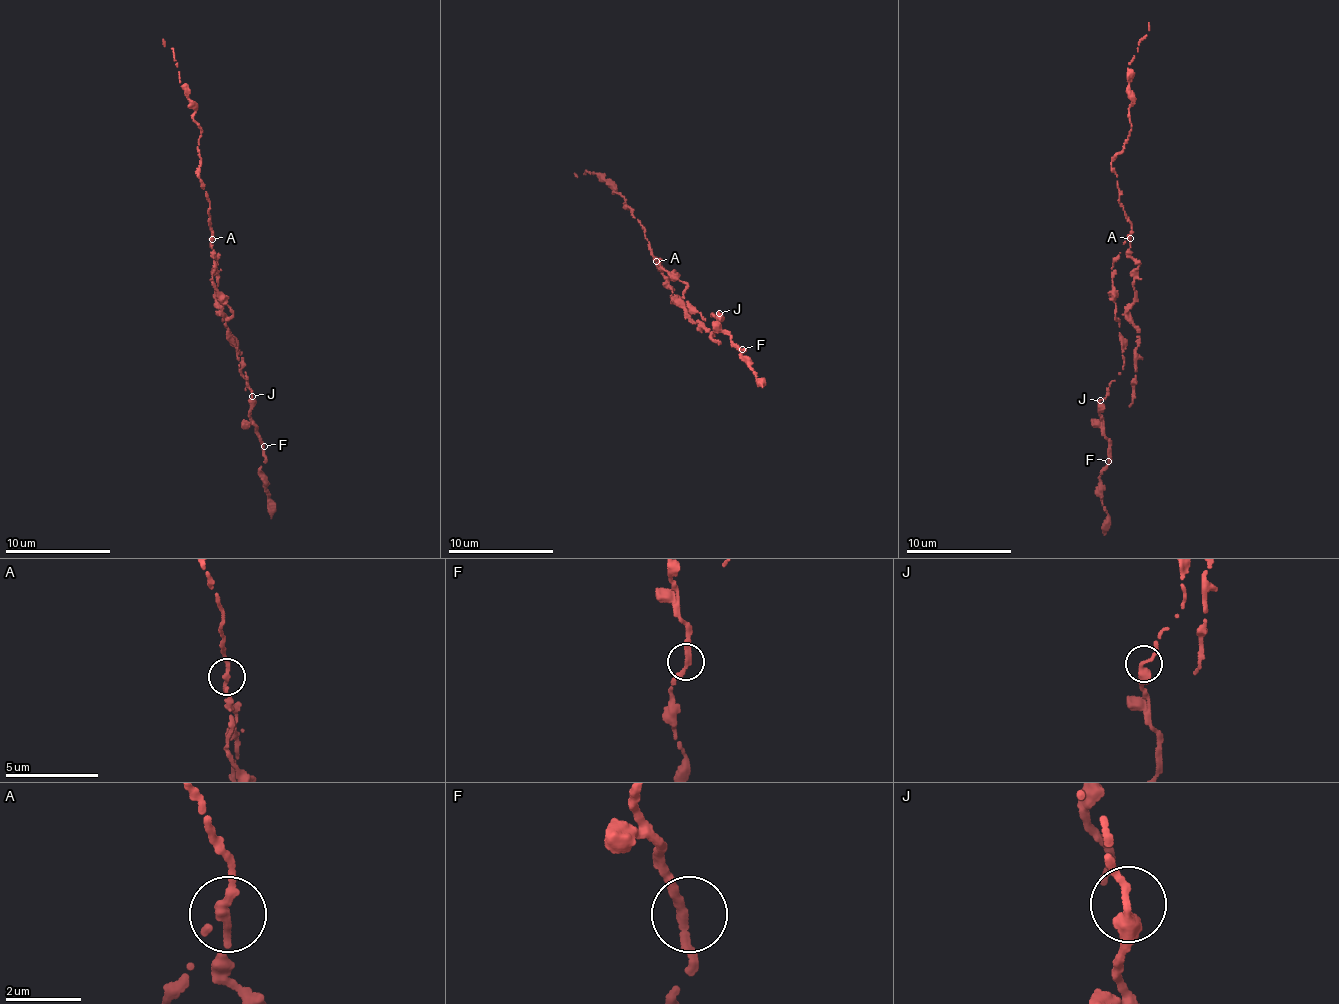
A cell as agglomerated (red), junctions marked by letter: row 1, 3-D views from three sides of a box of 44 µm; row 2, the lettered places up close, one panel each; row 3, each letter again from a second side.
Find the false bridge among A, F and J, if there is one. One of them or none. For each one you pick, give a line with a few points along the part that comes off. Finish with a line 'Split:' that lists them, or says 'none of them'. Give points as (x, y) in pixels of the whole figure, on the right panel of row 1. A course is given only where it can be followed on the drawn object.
A: foreign part runs (1131, 238), (1128, 256), (1137, 265), (1137, 278), (1132, 285), (1134, 303), (1127, 315), (1138, 330), (1128, 405)
Split: A

